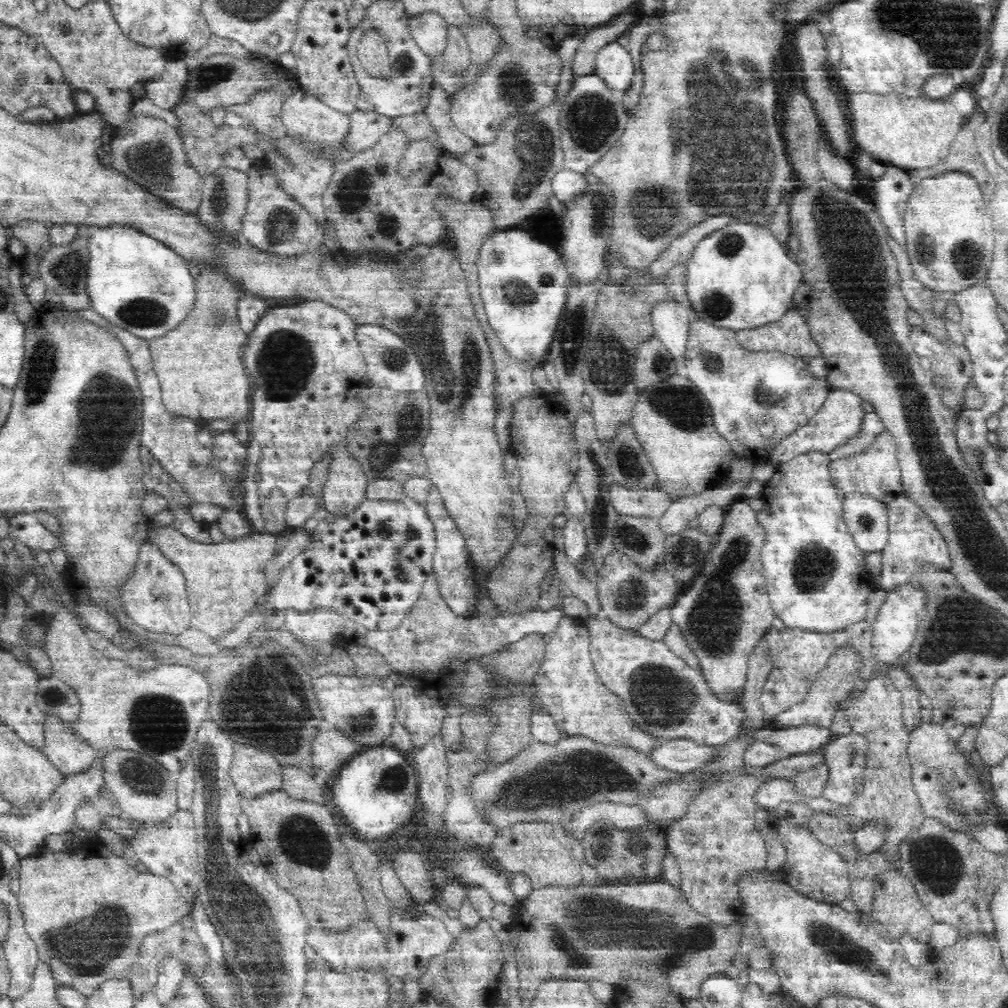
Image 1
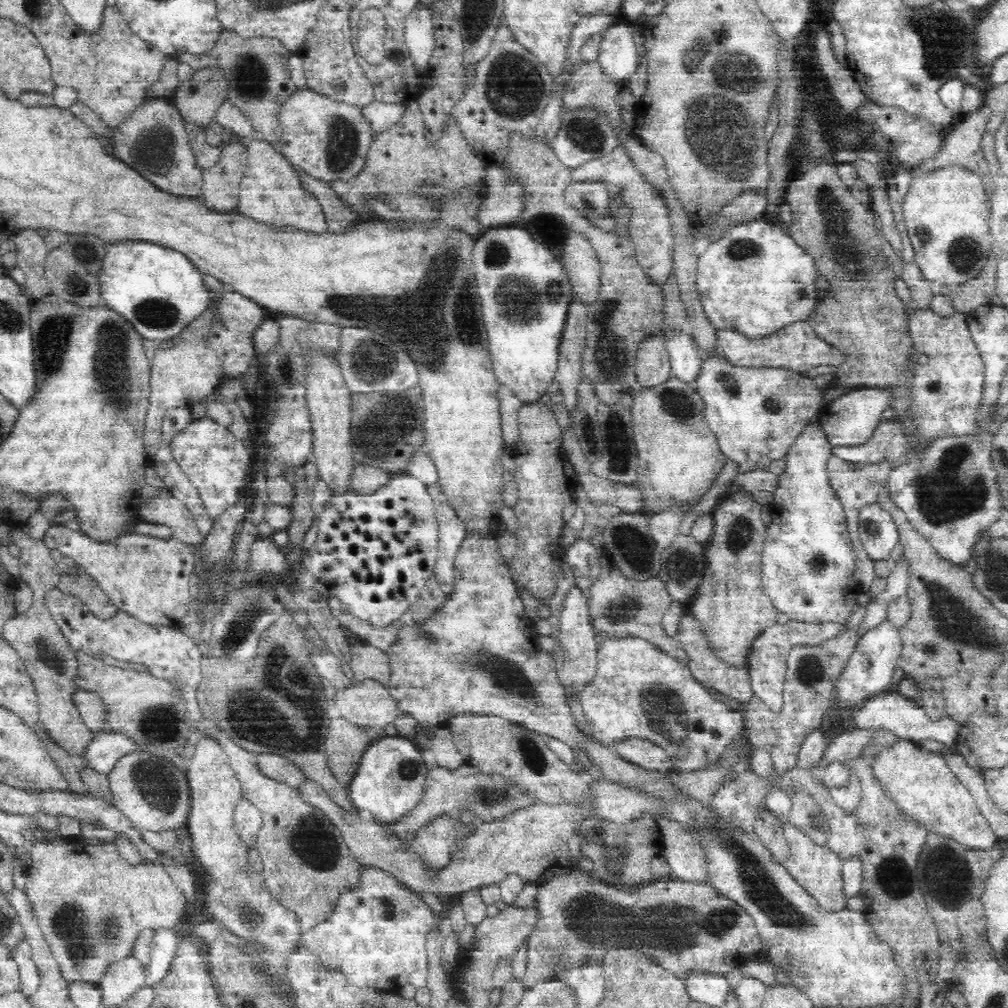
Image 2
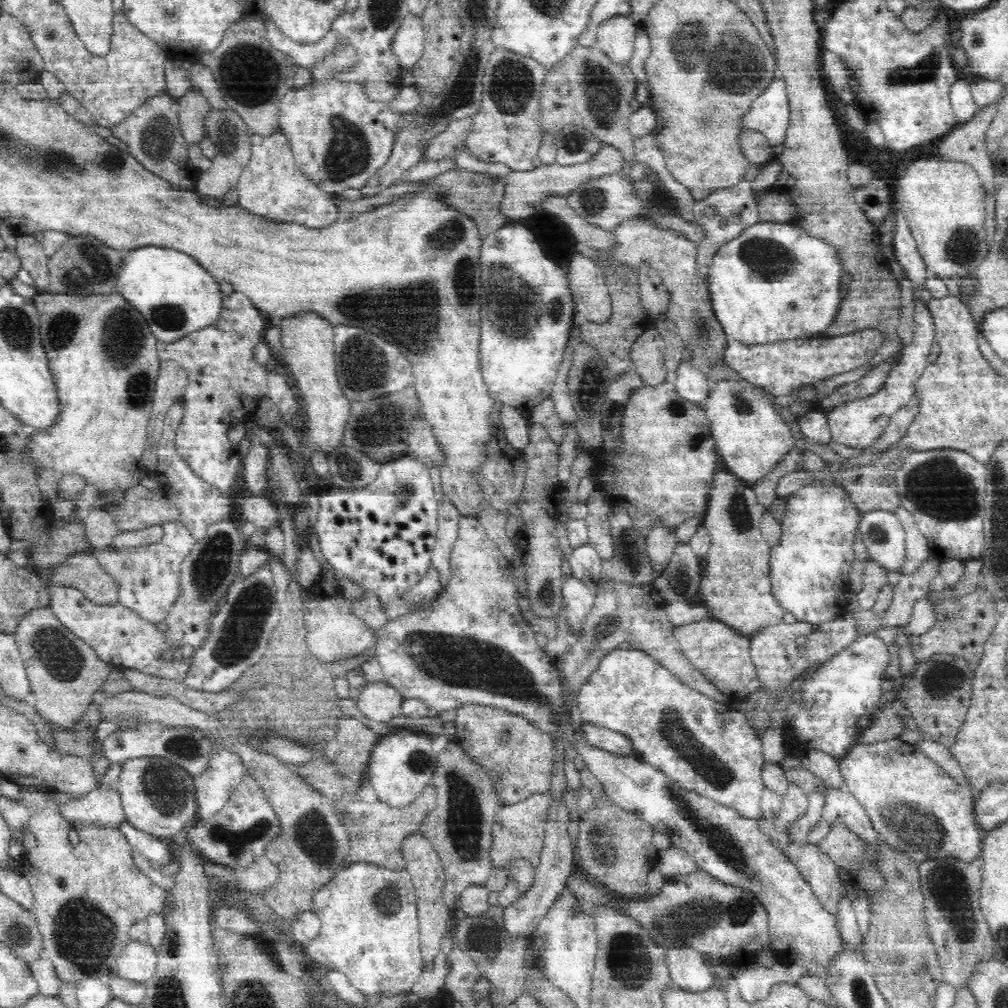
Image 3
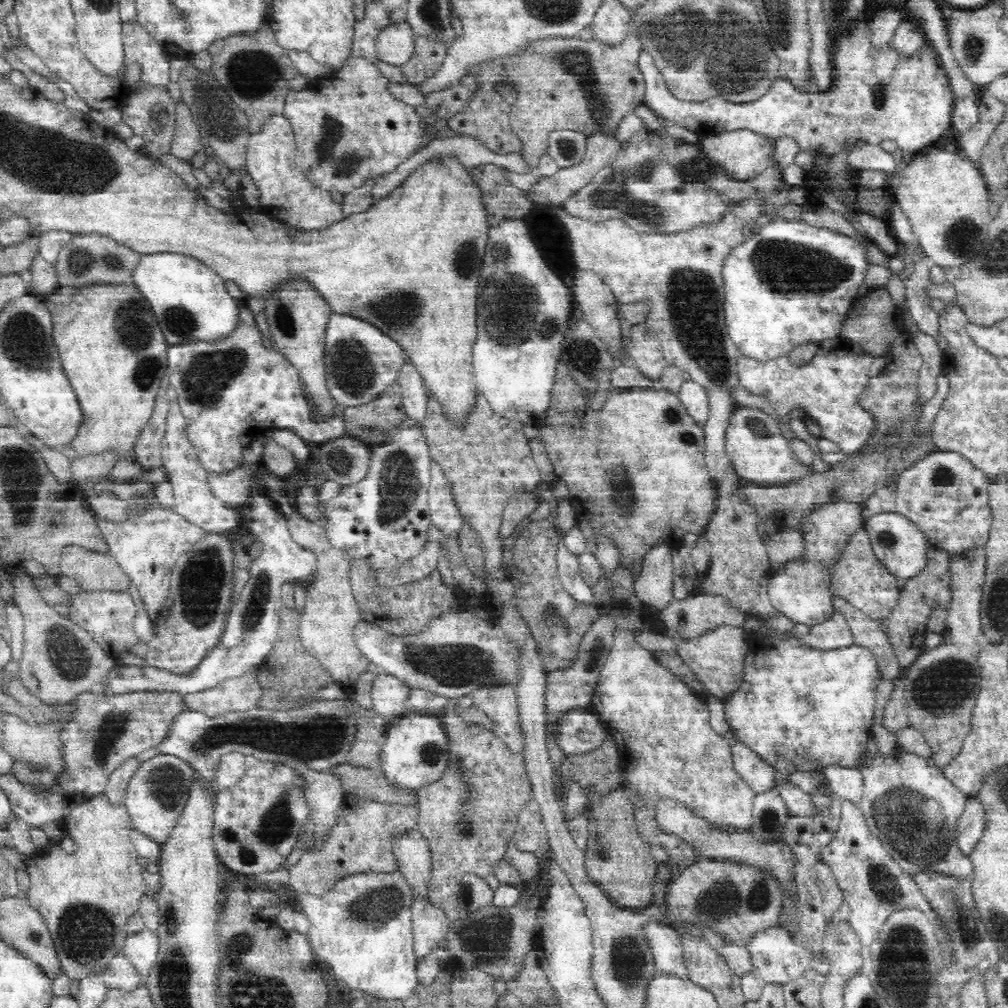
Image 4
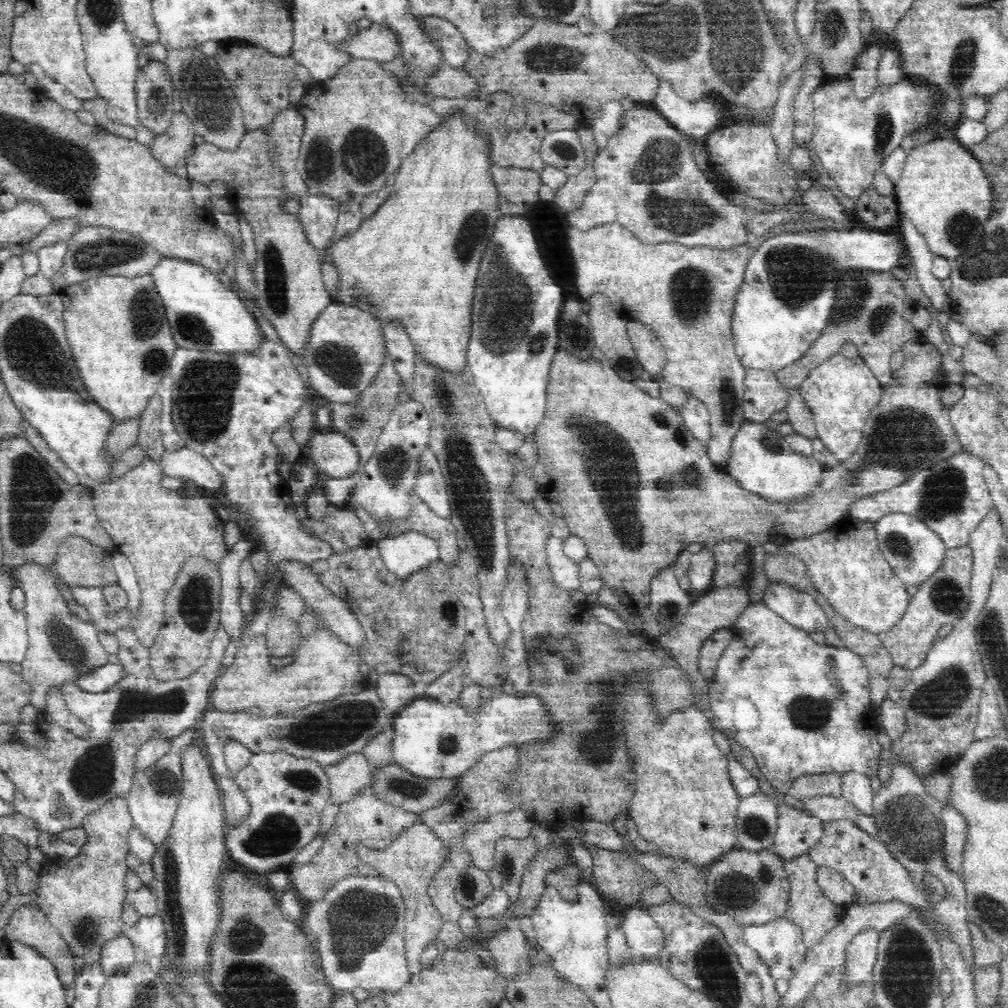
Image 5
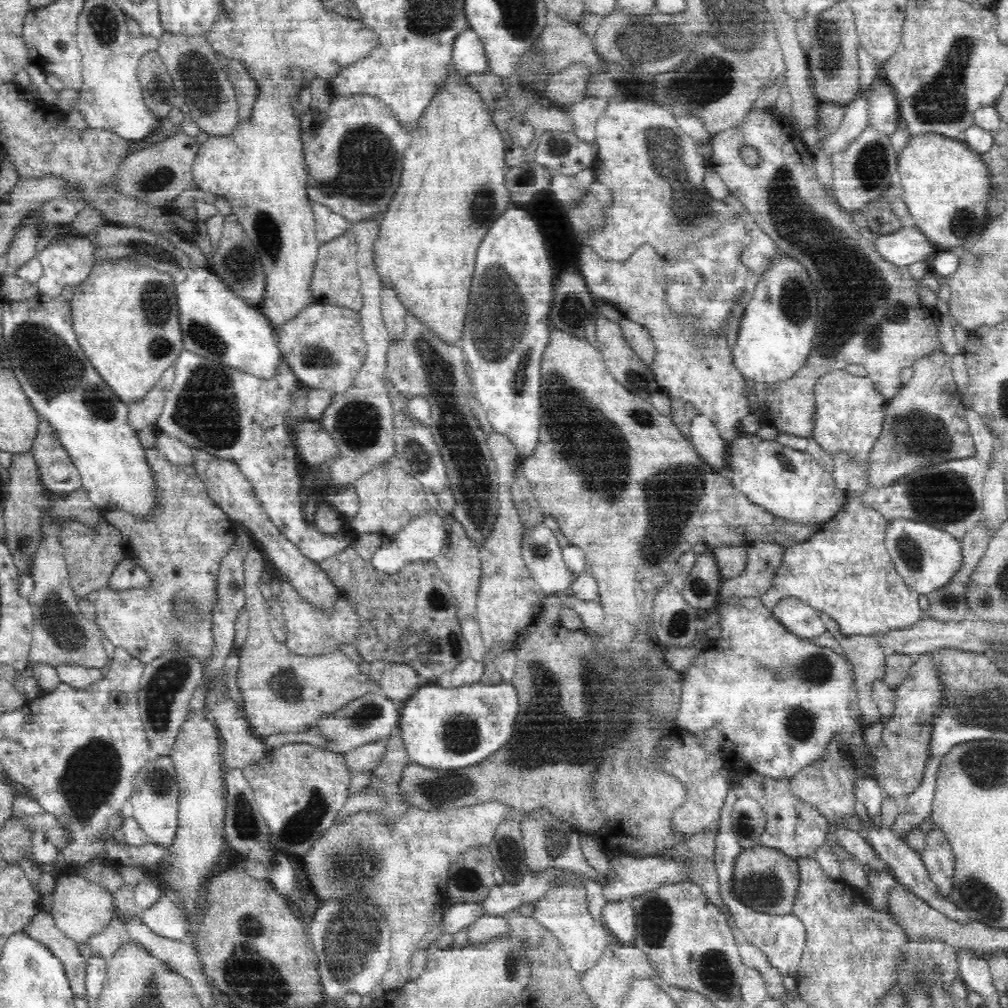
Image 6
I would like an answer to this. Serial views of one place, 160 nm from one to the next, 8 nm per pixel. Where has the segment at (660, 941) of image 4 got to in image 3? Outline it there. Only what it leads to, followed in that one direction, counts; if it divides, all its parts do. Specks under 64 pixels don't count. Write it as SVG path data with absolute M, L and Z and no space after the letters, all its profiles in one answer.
M674 949L665 953L667 965L671 970L671 978L676 987L689 993L703 993L714 987L720 987L720 978L712 972L712 968L704 956L692 949Z

